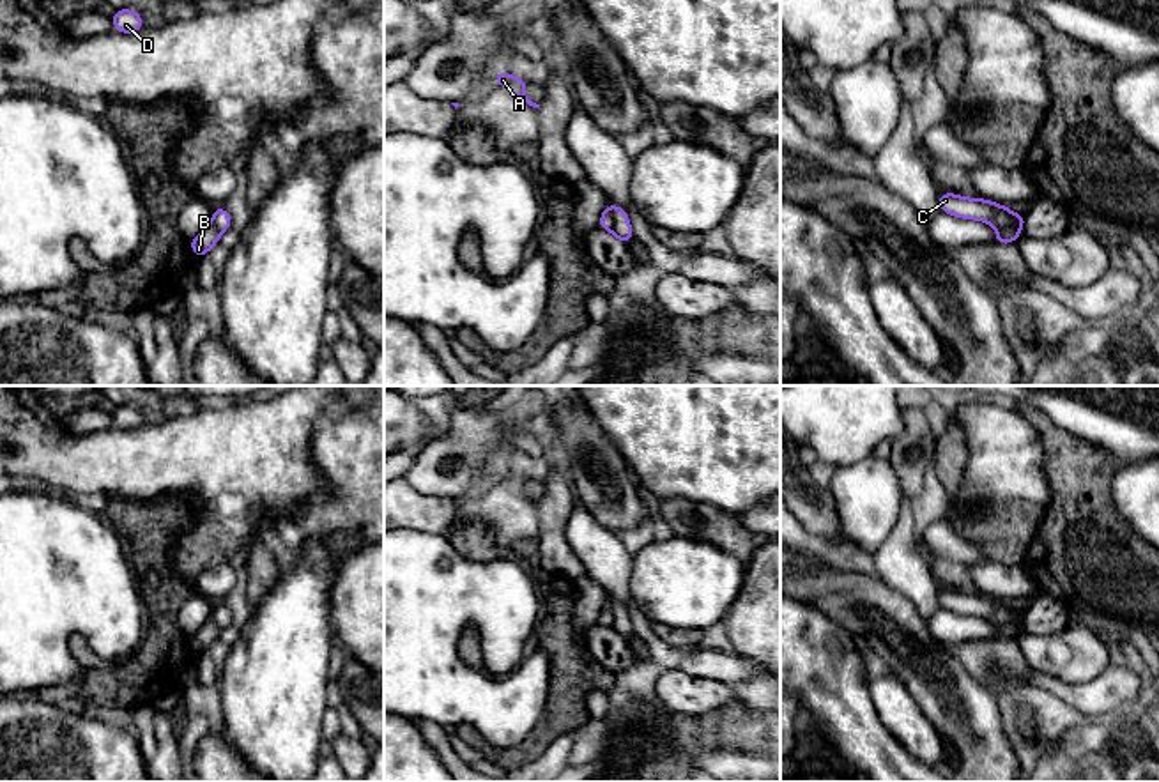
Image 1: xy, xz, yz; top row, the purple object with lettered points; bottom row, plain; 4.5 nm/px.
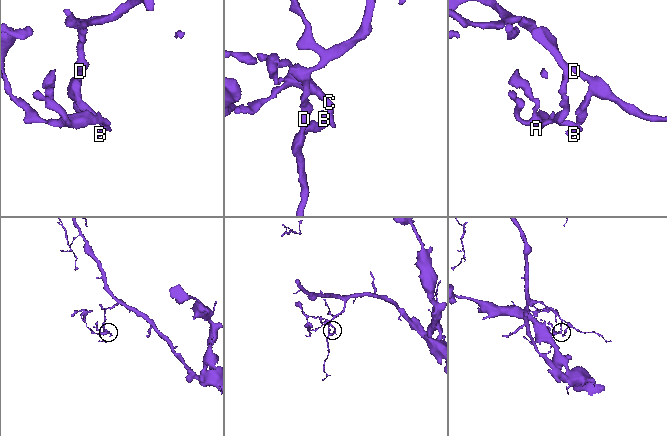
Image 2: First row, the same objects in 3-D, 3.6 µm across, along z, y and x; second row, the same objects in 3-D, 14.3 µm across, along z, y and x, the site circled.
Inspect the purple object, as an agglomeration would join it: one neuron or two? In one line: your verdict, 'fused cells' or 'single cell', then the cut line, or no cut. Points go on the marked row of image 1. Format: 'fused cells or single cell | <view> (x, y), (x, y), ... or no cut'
fused cells | xz (611, 206), (613, 230)

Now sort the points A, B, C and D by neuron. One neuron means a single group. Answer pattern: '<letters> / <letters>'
A C / B D

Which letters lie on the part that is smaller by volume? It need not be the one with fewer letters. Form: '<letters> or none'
A, C

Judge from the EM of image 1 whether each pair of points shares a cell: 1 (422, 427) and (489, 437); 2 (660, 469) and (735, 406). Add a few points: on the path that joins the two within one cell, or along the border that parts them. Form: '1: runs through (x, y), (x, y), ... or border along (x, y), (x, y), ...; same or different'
1: border along (446, 430), (425, 444); different
2: runs through (678, 452), (717, 413); same

